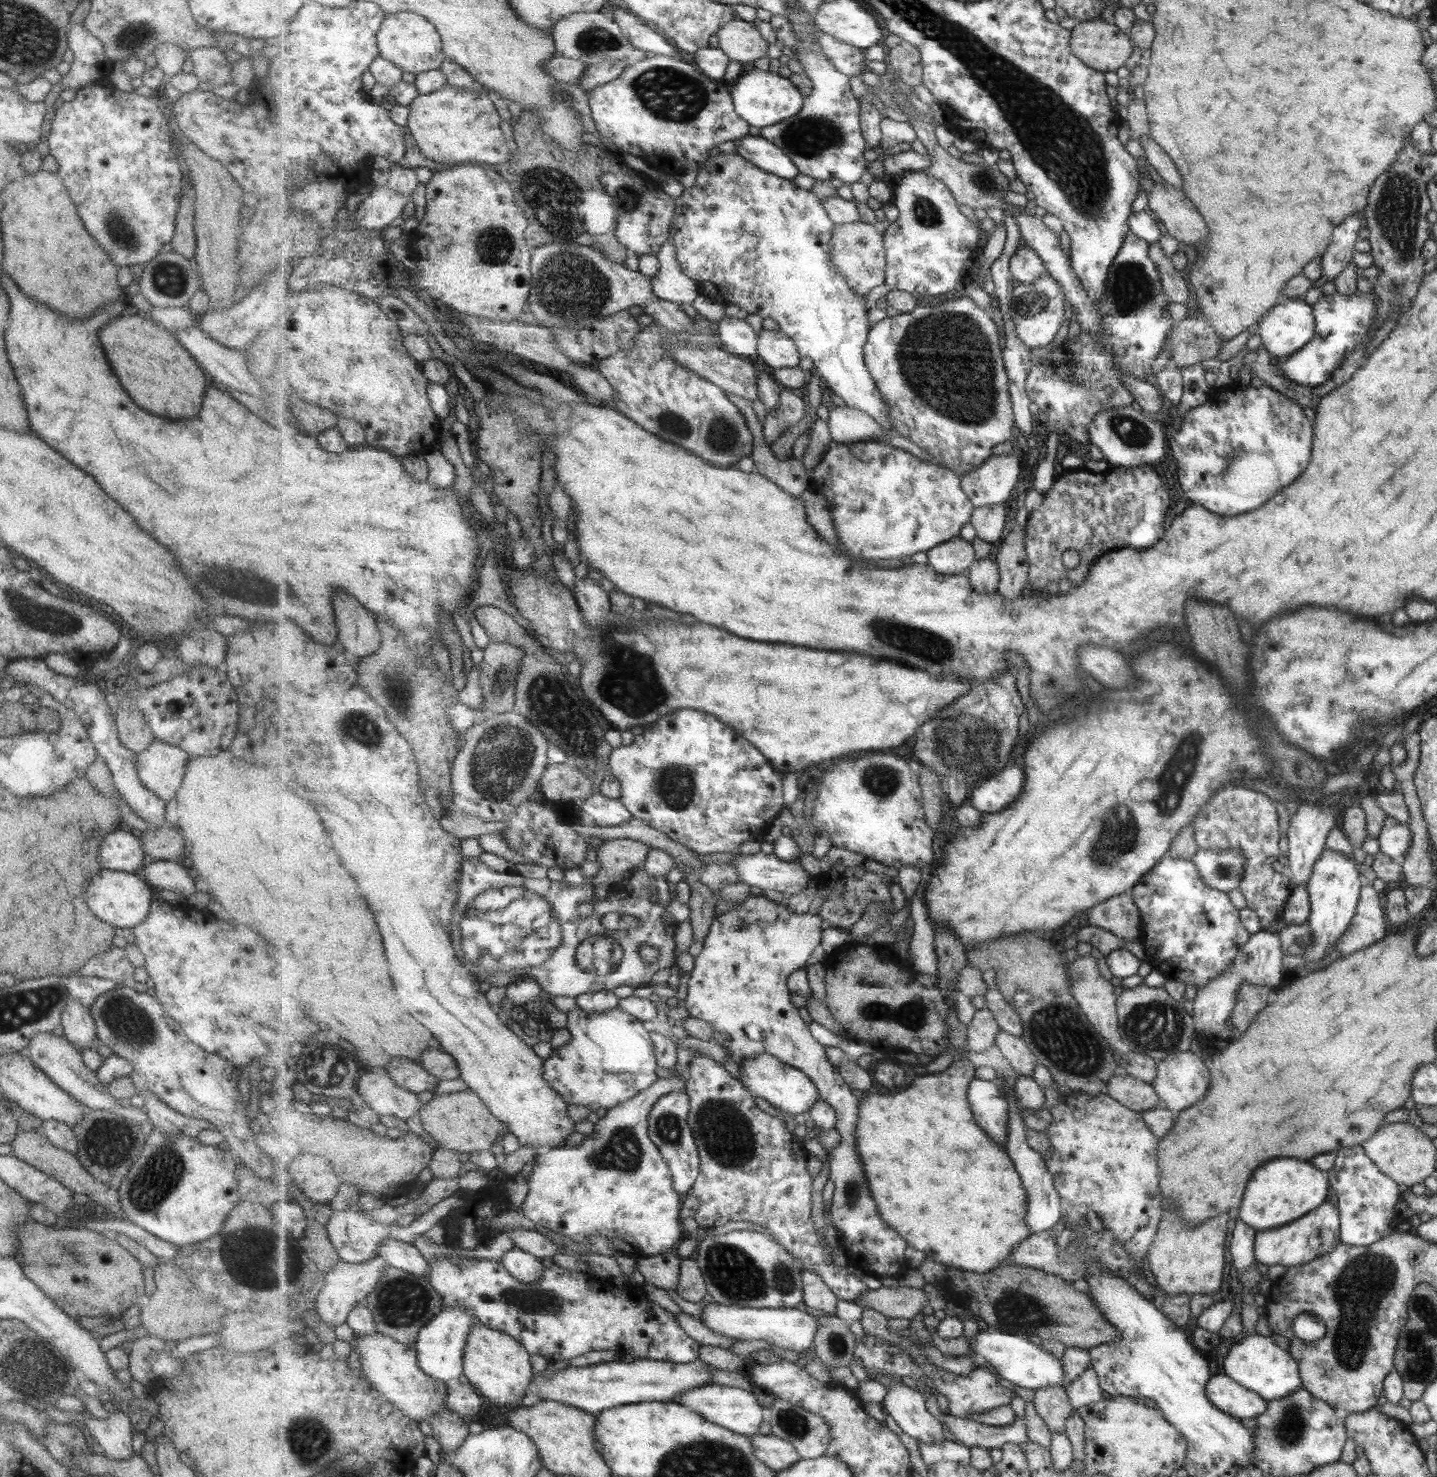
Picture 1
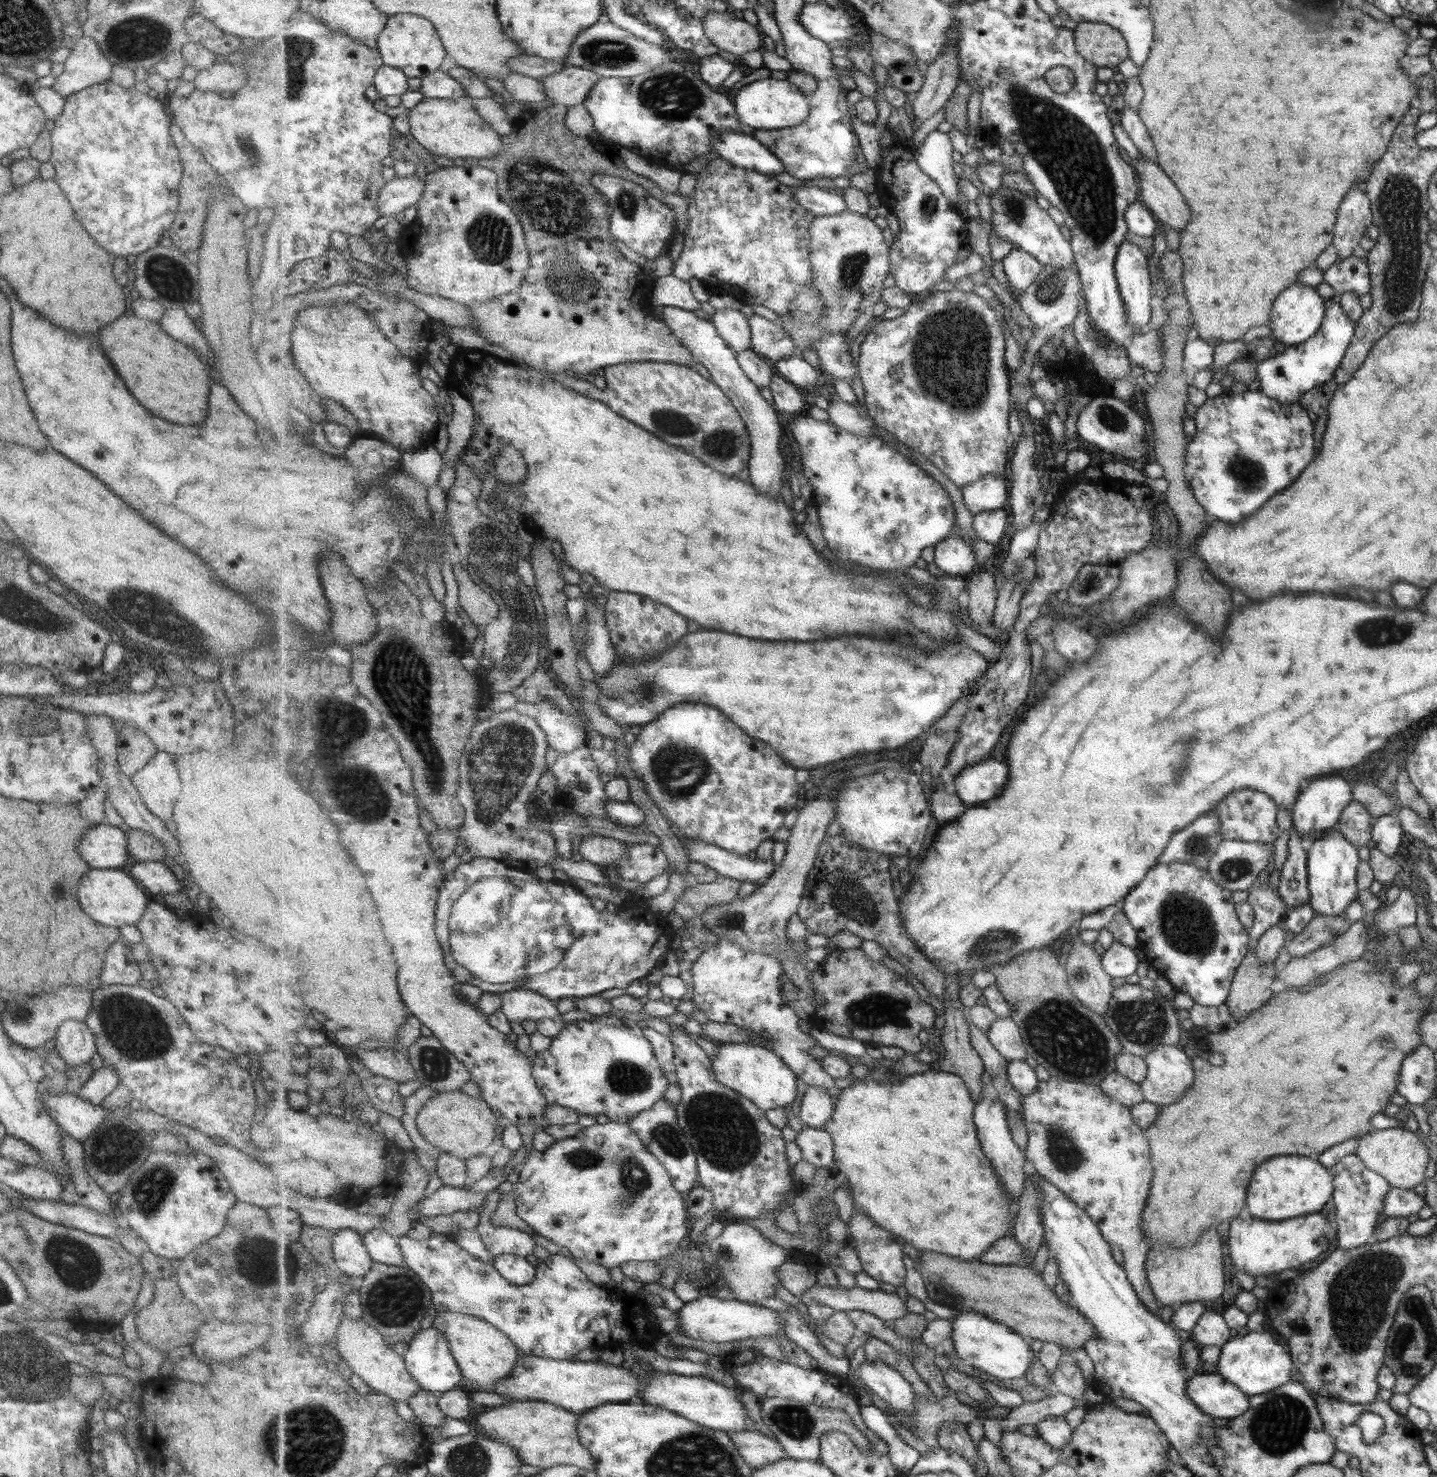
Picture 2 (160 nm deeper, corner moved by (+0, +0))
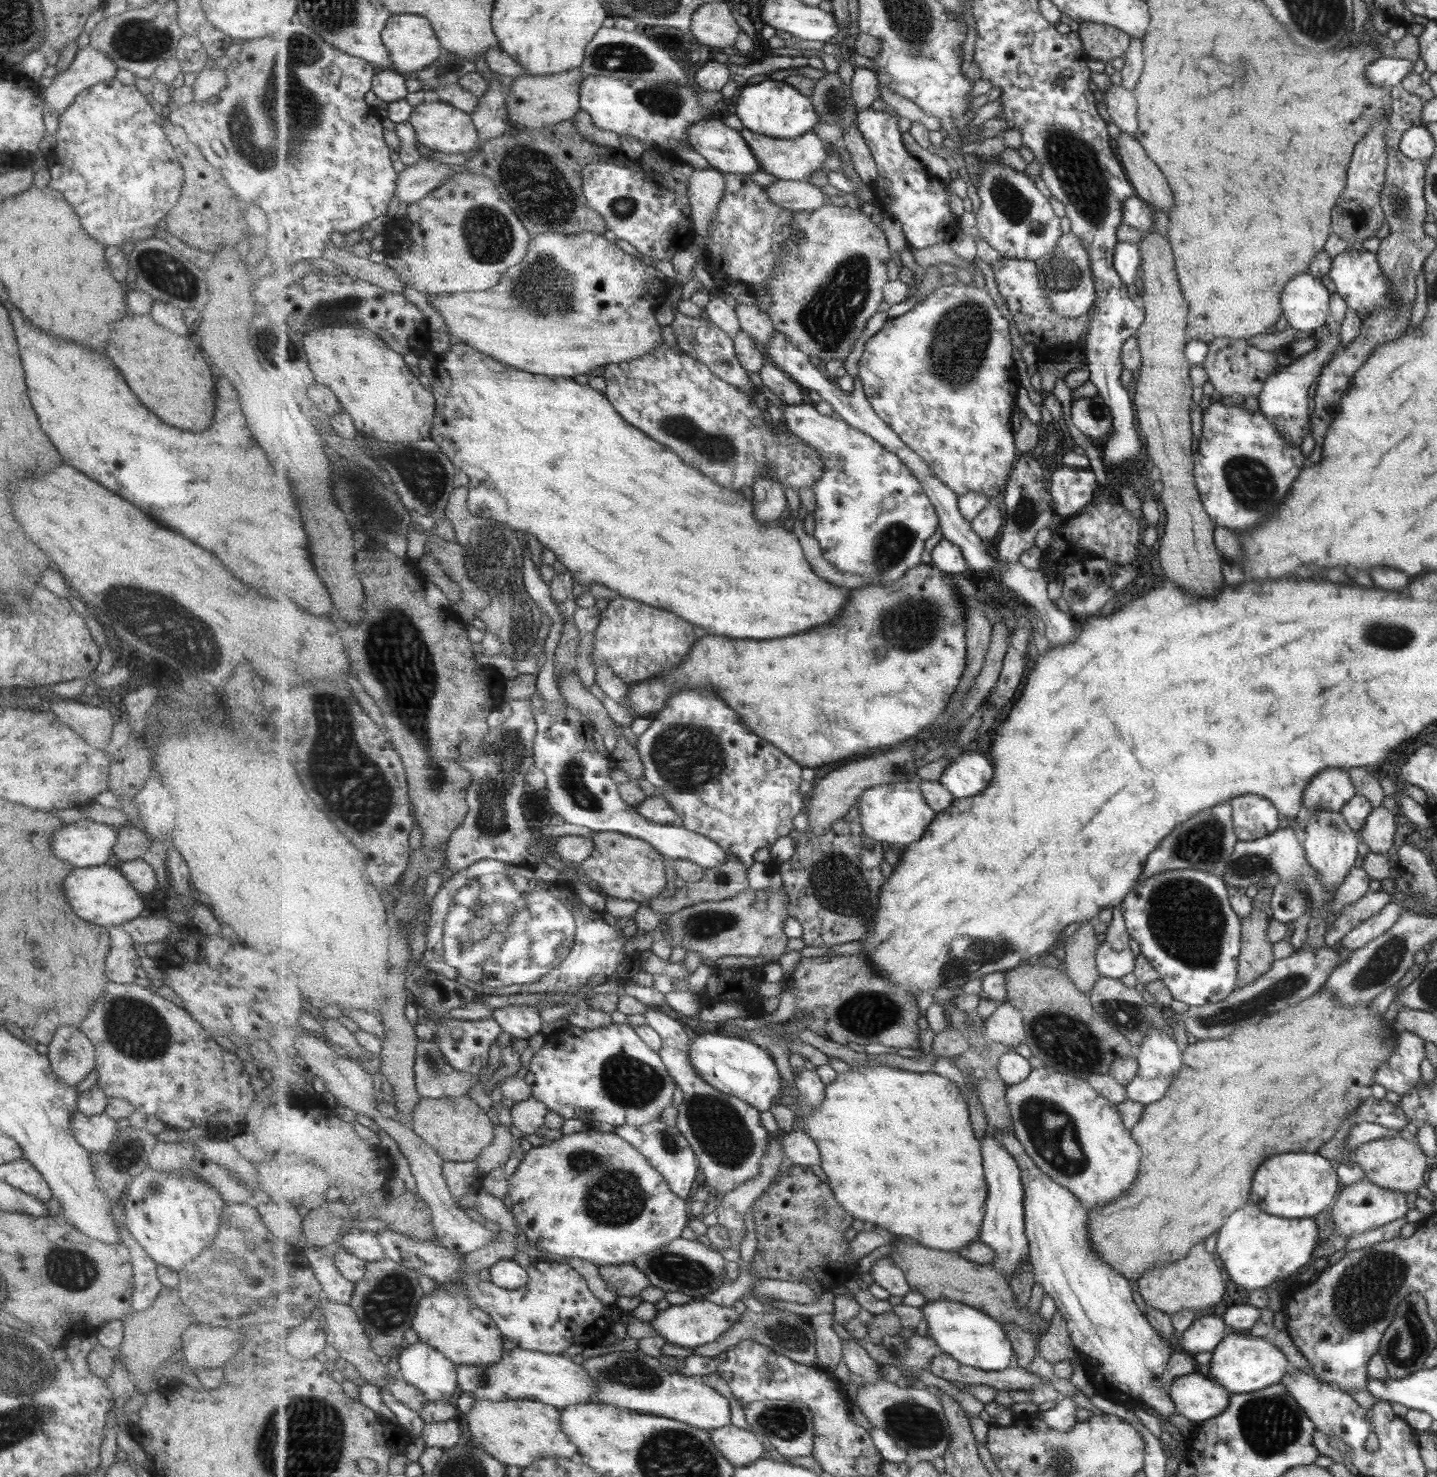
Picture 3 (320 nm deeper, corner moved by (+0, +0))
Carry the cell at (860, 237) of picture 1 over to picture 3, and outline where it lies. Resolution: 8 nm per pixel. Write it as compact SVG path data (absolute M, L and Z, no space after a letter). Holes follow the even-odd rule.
M825 206L815 211L795 213L791 237L784 244L783 262L770 276L768 285L753 293L756 305L769 313L778 332L783 332L797 347L817 356L822 362L844 360L861 340L867 322L879 312L884 288L890 281L887 264L891 262L890 244L883 229L862 211L839 206Z

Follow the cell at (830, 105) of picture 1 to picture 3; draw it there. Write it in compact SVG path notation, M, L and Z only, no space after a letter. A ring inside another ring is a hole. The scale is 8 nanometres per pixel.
M743 128L740 133L753 149L753 154L758 158L760 170L781 180L806 180L811 172L815 172L819 168L823 170L823 162L836 152L833 145L825 143L812 130L797 138L773 138L759 132L753 132L748 128ZM827 146L831 146L832 151L827 152Z

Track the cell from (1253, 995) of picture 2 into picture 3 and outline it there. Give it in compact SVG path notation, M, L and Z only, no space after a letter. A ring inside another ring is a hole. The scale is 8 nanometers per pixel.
M1264 886L1251 898L1248 916L1240 918L1240 959L1237 960L1236 988L1252 983L1274 961L1272 942L1266 935L1272 889Z

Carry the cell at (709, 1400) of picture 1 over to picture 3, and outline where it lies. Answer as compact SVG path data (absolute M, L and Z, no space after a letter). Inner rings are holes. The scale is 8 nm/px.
M615 1351L585 1360L582 1367L596 1384L592 1402L628 1408L633 1412L663 1416L705 1430L715 1430L731 1425L729 1400L702 1384L698 1378L685 1376L659 1362L643 1351Z

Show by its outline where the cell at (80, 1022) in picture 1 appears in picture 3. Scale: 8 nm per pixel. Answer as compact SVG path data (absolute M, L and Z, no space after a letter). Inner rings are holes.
M57 1026L46 1046L54 1076L67 1086L77 1085L94 1068L94 1046L77 1027Z

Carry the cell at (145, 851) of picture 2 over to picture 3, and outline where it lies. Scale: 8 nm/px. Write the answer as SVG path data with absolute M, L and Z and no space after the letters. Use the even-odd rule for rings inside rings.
M127 824L116 829L115 844L111 847L111 854L119 861L140 858L152 839L136 825Z

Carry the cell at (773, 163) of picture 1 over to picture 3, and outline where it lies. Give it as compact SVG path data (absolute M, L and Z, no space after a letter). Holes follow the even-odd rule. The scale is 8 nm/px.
M707 119L692 124L692 127L688 128L688 141L692 148L708 161L711 168L722 173L752 175L760 170L760 162L745 137L721 120Z

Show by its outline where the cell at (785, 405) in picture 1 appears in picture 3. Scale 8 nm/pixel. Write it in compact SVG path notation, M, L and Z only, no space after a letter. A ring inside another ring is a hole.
M766 362L759 372L765 384L784 405L800 405L803 403L803 394L806 390L795 382L784 370Z

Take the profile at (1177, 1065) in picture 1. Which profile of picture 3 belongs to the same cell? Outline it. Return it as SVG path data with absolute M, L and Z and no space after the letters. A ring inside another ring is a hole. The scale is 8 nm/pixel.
M1149 1025L1144 1030L1141 1042L1137 1046L1135 1062L1137 1072L1135 1076L1124 1086L1126 1099L1148 1105L1159 1100L1164 1095L1169 1084L1175 1078L1181 1064L1182 1051L1176 1045L1172 1034L1167 1029Z

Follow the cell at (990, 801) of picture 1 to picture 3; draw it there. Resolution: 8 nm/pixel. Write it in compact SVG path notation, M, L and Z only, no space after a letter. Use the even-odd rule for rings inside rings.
M972 749L959 753L956 759L951 760L939 780L956 799L969 799L972 796L980 795L992 783L995 771L995 767L989 758L985 758L978 750Z

